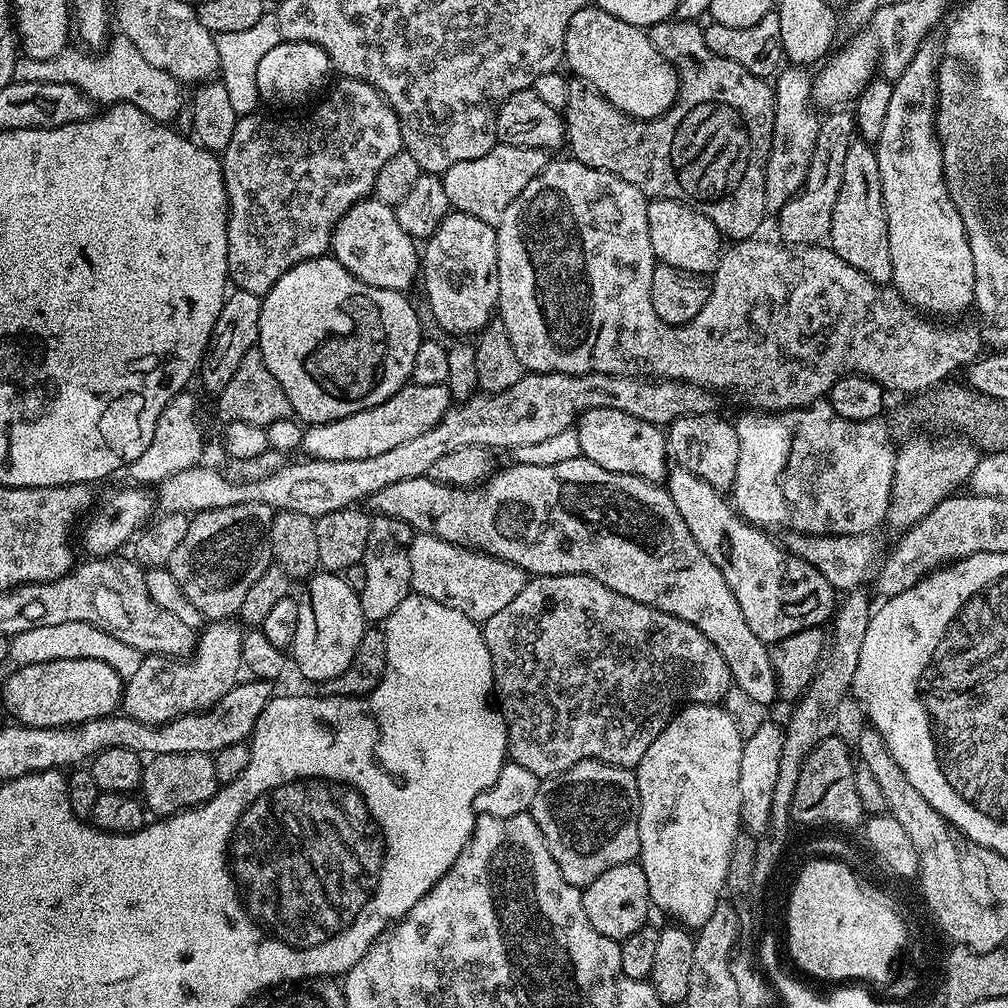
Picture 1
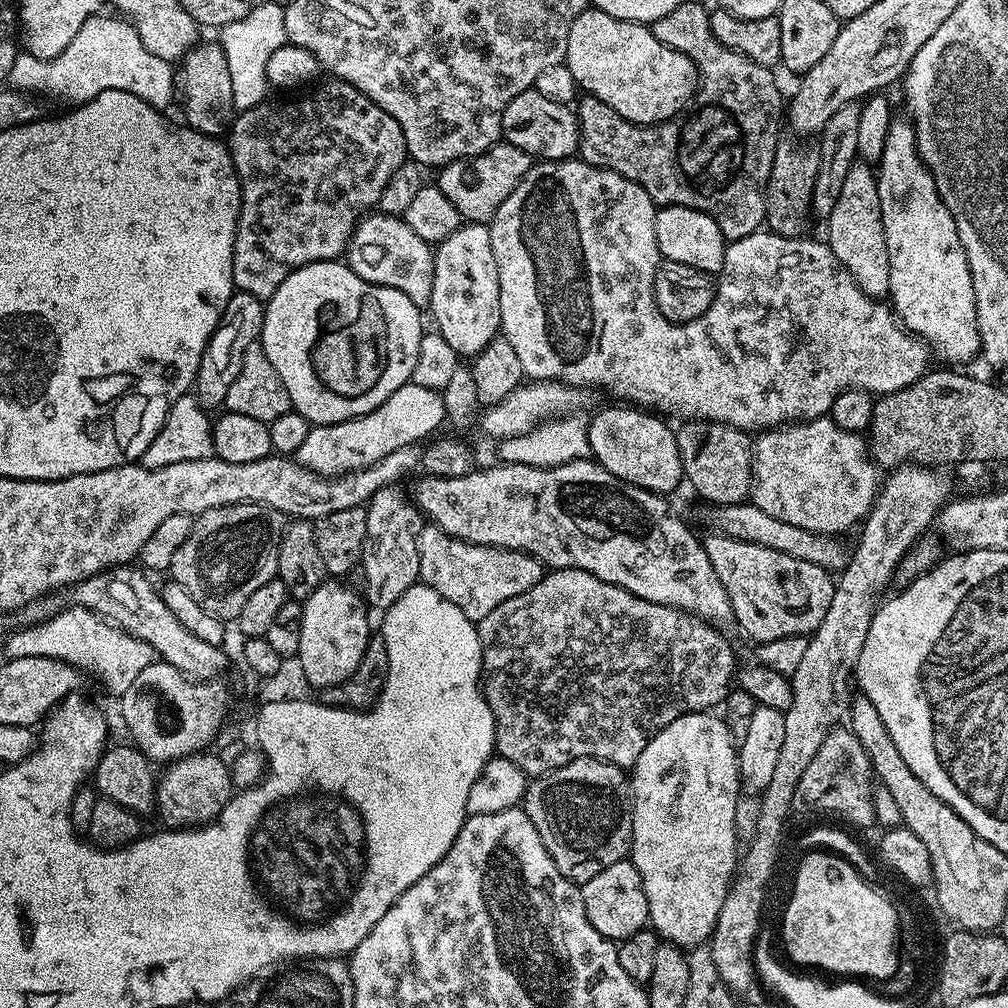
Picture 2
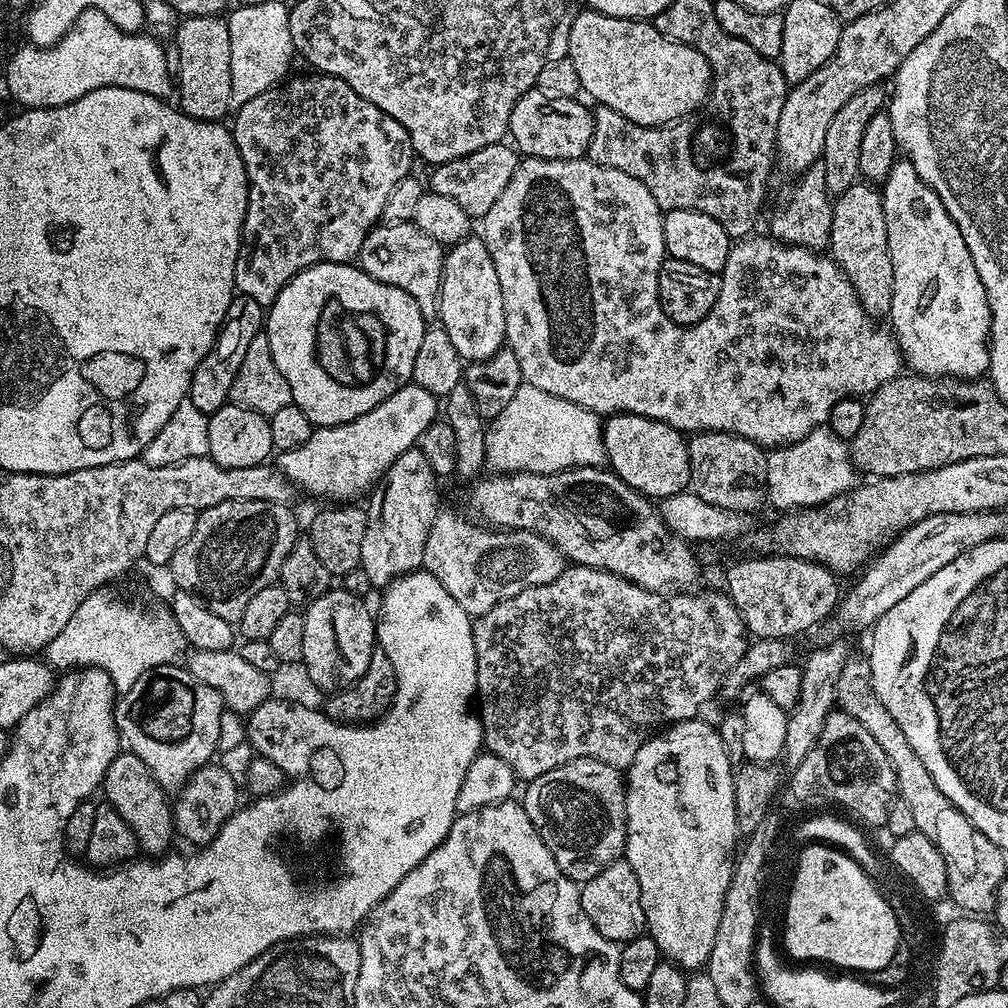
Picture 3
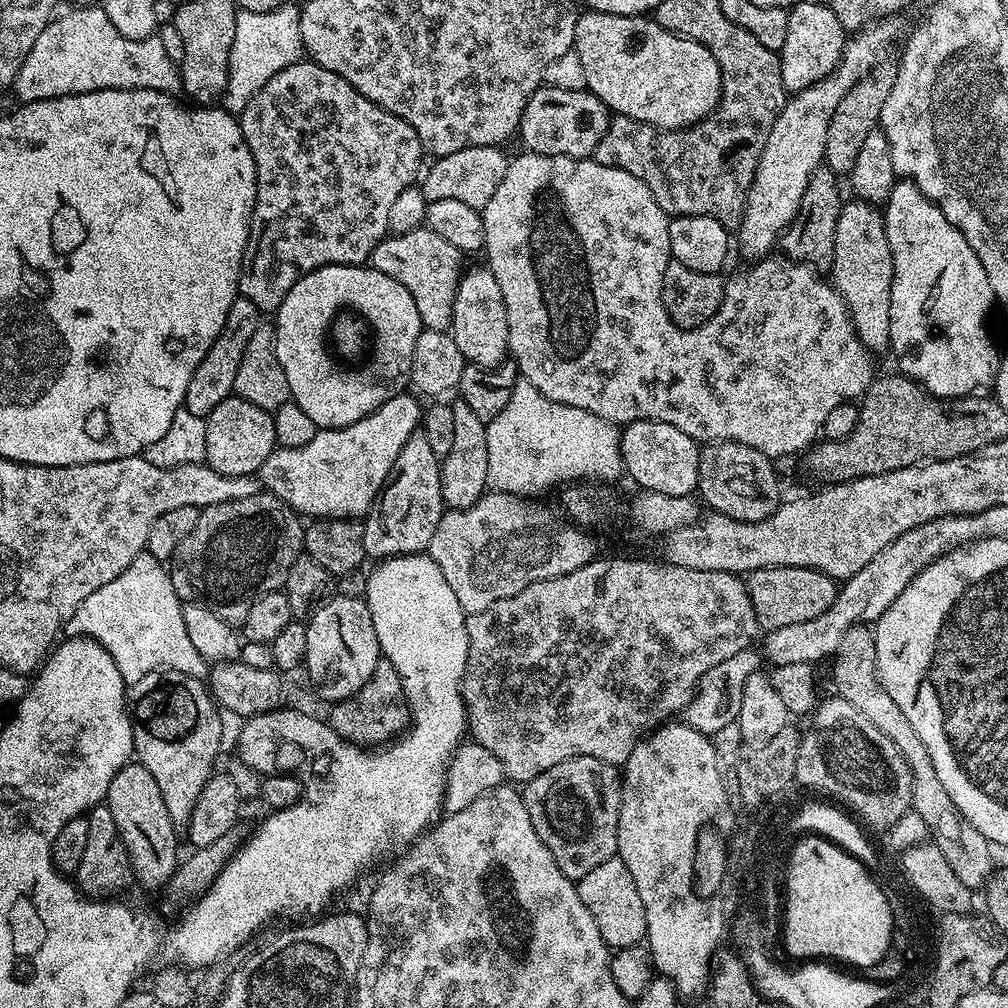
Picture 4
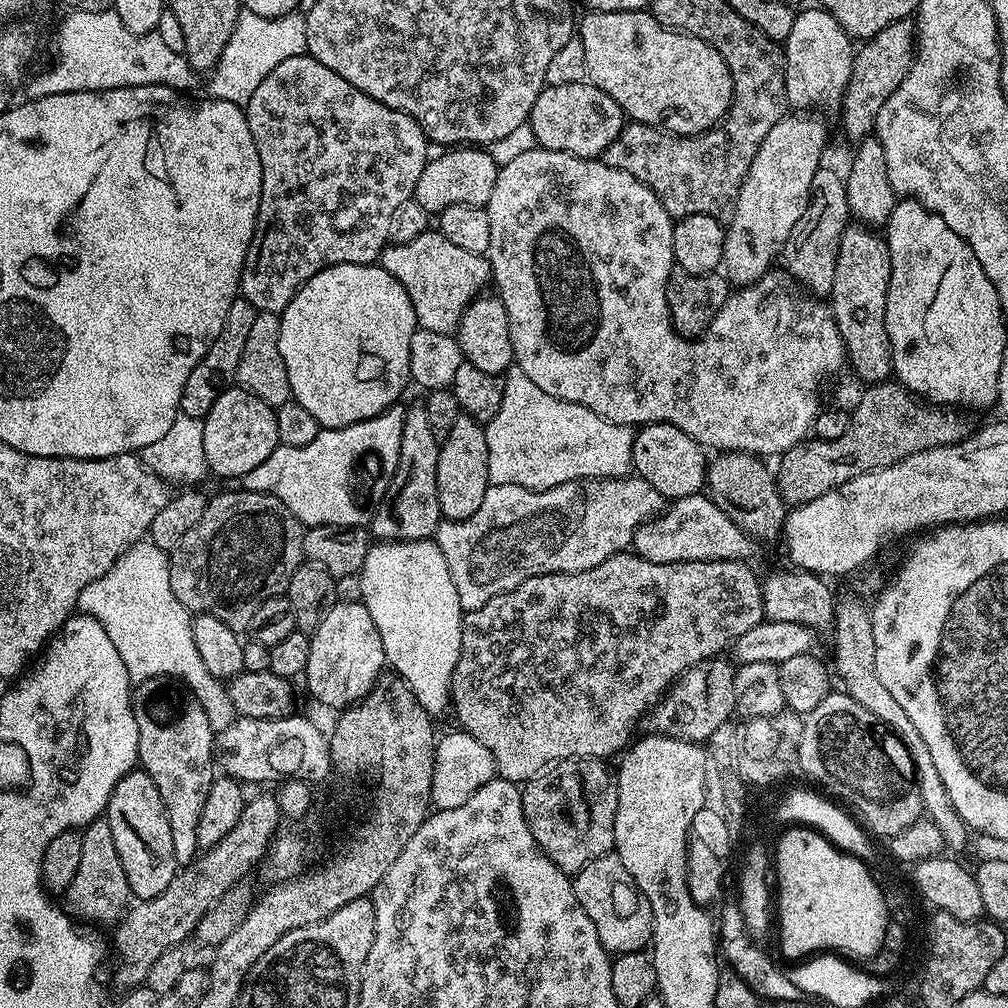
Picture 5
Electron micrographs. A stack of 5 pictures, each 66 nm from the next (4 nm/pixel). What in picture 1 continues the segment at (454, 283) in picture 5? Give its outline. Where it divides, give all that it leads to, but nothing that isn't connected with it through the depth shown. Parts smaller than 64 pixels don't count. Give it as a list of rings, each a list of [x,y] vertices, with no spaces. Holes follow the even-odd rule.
[[[374,198],[359,200],[354,207],[346,210],[332,231],[330,252],[339,264],[346,266],[346,270],[362,282],[395,292],[407,293],[408,287],[415,280],[417,283],[422,272],[422,256],[417,241],[406,235],[402,226],[398,226],[393,205]]]

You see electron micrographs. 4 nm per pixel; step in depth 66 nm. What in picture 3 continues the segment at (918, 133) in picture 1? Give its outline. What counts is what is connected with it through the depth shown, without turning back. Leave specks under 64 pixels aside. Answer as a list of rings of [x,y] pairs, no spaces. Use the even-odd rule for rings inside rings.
[[[897,158],[882,181],[882,210],[886,214],[890,262],[894,266],[890,328],[896,337],[896,345],[900,347],[903,363],[907,367],[909,364],[912,367],[909,369],[918,376],[962,380],[983,377],[990,362],[988,345],[992,311],[986,298],[986,286],[982,286],[982,278],[978,278],[978,269],[974,266],[974,258],[970,258],[962,230],[958,230],[946,206],[942,206],[942,198],[938,198],[938,194],[934,194],[934,190],[926,186],[922,178],[918,178],[918,170],[914,170],[907,158]]]

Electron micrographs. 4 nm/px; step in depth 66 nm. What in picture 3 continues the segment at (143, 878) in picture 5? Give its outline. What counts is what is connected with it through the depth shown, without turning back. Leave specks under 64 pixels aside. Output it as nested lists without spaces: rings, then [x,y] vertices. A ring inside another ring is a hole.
[[[127,750],[117,751],[104,775],[103,792],[103,799],[112,804],[114,810],[122,814],[130,830],[134,830],[136,843],[141,853],[156,858],[171,849],[168,847],[171,846],[172,840],[174,841],[174,829],[170,796],[154,778],[146,762],[142,762],[142,758],[138,758],[133,752]]]

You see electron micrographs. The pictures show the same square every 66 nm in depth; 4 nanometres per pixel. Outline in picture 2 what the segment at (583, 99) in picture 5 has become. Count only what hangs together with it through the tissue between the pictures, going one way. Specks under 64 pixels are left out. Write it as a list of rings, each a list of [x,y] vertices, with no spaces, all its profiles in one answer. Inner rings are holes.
[[[535,87],[527,88],[502,114],[502,136],[507,143],[518,146],[526,155],[535,158],[537,161],[546,160],[567,160],[577,155],[580,146],[580,123],[575,111],[569,105],[562,102],[550,102],[543,94],[538,94]]]

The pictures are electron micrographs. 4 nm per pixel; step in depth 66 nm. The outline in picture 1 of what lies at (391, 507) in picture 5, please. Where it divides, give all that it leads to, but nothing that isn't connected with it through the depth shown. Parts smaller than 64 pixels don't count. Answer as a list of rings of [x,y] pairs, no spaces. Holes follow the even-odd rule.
[[[379,514],[372,516],[370,538],[366,538],[363,563],[366,566],[366,586],[360,591],[360,605],[365,621],[383,622],[412,592],[408,544],[414,530],[406,522]]]

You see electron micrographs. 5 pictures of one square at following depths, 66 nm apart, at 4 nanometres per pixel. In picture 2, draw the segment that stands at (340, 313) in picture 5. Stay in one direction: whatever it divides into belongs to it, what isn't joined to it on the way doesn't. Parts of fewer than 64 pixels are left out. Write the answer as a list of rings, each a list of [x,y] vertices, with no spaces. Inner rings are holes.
[[[339,259],[323,260],[296,268],[274,290],[264,306],[264,325],[258,343],[266,350],[270,366],[278,370],[278,378],[282,378],[286,394],[290,394],[295,412],[305,416],[313,426],[341,424],[370,414],[394,390],[411,381],[418,362],[419,343],[426,333],[420,316],[421,309],[402,290],[366,282]]]

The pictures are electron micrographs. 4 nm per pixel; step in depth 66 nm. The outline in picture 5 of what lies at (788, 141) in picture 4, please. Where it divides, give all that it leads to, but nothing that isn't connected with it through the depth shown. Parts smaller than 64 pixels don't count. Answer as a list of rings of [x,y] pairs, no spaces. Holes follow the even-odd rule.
[[[786,114],[774,126],[774,130],[766,134],[762,146],[758,146],[758,154],[754,154],[754,162],[750,162],[750,170],[746,170],[734,214],[724,229],[723,267],[733,285],[754,284],[769,272],[775,265],[772,263],[783,253],[784,243],[790,238],[794,226],[802,218],[812,198],[810,186],[814,182],[814,174],[822,166],[823,160],[820,159],[824,156],[824,143],[827,140],[828,132],[816,114]]]

